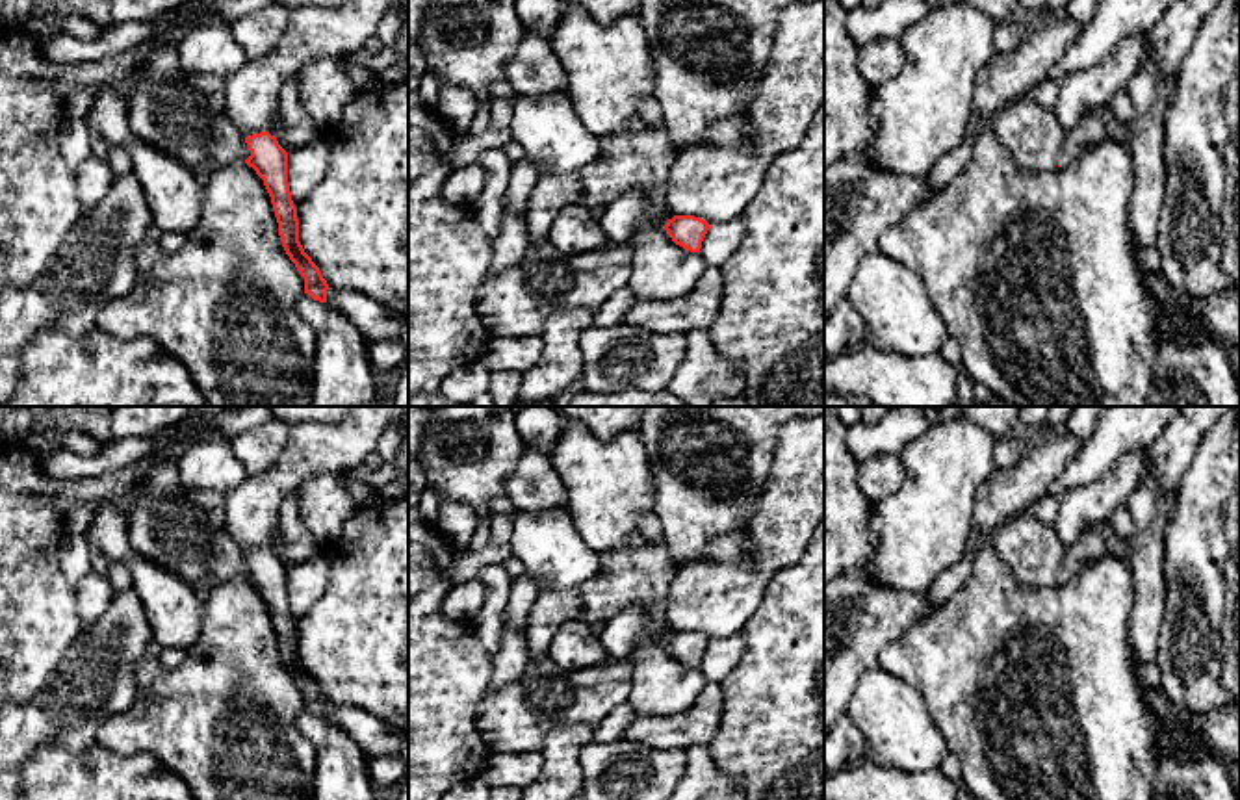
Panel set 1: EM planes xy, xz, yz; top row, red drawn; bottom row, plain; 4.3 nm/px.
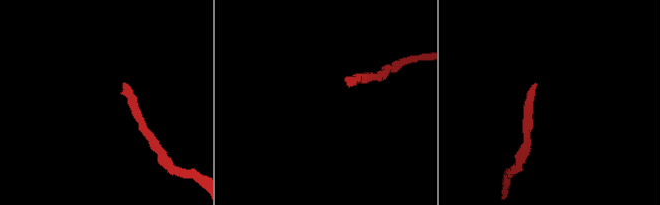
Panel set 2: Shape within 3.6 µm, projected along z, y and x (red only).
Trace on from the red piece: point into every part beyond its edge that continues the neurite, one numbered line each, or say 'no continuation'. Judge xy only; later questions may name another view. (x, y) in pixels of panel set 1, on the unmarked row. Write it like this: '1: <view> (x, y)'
1: xy (179, 528)

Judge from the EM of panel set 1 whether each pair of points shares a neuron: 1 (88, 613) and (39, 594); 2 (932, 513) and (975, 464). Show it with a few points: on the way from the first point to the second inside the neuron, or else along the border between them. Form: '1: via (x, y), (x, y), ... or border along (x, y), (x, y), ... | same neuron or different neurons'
1: border along (75, 589), (75, 609), (82, 628) | different neurons
2: via (942, 502), (968, 476) | same neuron

